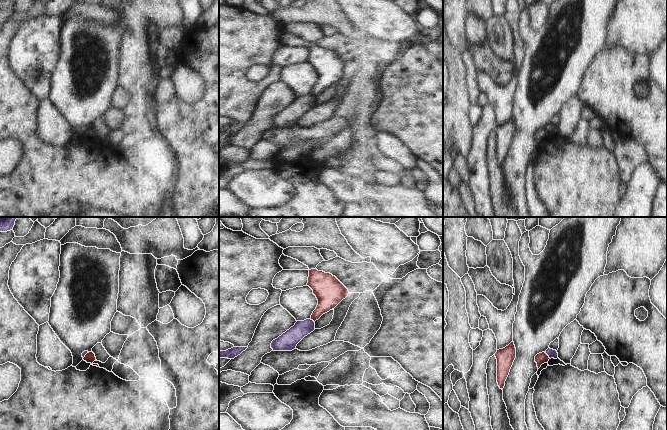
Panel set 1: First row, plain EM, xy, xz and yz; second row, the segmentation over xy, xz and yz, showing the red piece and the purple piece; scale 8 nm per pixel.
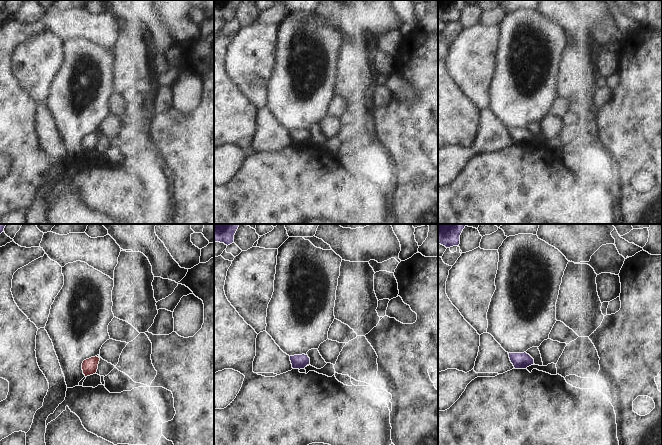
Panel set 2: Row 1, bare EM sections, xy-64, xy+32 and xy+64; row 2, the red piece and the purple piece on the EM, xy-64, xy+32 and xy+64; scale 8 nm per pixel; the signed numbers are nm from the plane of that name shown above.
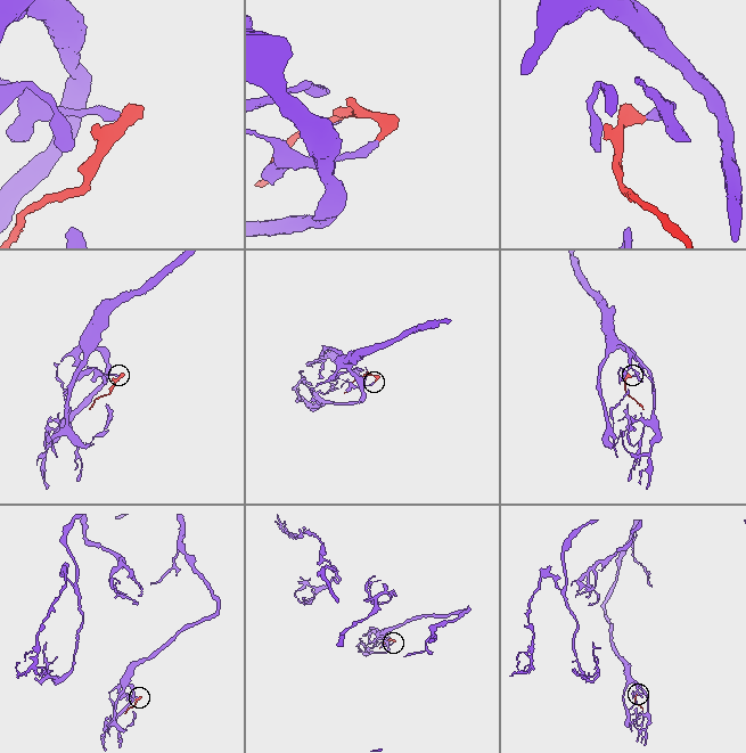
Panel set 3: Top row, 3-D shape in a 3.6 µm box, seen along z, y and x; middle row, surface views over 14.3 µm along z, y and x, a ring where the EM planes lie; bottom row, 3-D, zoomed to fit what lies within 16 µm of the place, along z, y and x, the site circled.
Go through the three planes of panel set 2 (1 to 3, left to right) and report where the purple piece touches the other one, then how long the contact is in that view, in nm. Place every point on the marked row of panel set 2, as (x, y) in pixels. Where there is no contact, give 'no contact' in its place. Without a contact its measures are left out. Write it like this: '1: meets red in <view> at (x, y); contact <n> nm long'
1: no contact
2: meets red in xy+32 at (307, 365); contact 50 nm long
3: no contact

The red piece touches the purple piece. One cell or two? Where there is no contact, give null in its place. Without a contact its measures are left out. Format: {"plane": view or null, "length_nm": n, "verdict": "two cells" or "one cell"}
{"plane": "yz", "length_nm": 80, "verdict": "two cells"}

